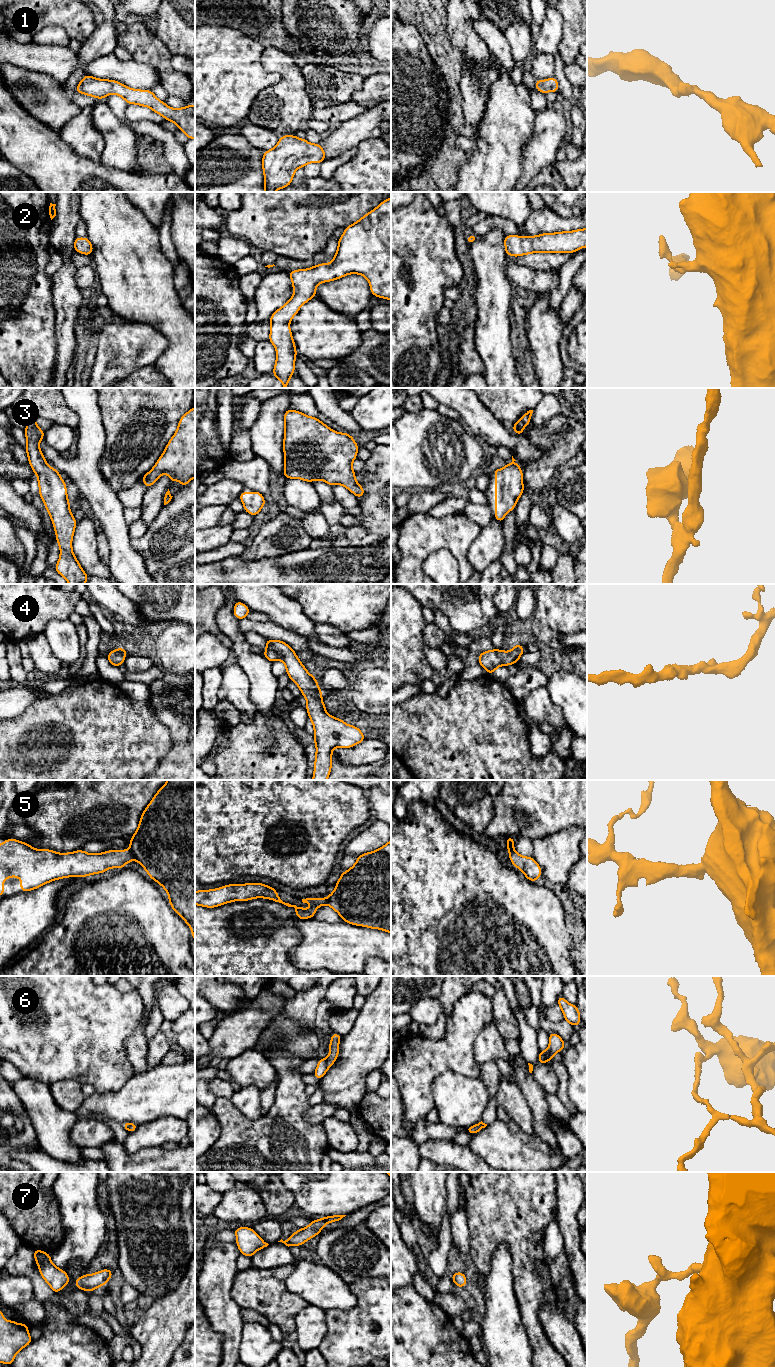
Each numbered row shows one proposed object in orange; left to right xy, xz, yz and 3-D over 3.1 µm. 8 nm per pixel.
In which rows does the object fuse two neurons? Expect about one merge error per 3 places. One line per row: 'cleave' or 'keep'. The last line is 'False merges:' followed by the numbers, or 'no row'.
1: keep
2: keep
3: keep
4: keep
5: cleave
6: cleave
7: keep
False merges: 5, 6

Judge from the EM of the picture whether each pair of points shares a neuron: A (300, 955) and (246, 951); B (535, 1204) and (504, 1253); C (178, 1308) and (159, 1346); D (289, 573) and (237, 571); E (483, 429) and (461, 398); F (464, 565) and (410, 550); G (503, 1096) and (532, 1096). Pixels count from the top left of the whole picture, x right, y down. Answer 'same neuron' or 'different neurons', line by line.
A: different neurons
B: different neurons
C: same neuron
D: same neuron
E: same neuron
F: same neuron
G: different neurons

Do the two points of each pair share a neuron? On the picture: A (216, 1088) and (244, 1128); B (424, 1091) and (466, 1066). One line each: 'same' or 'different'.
A: different
B: same

